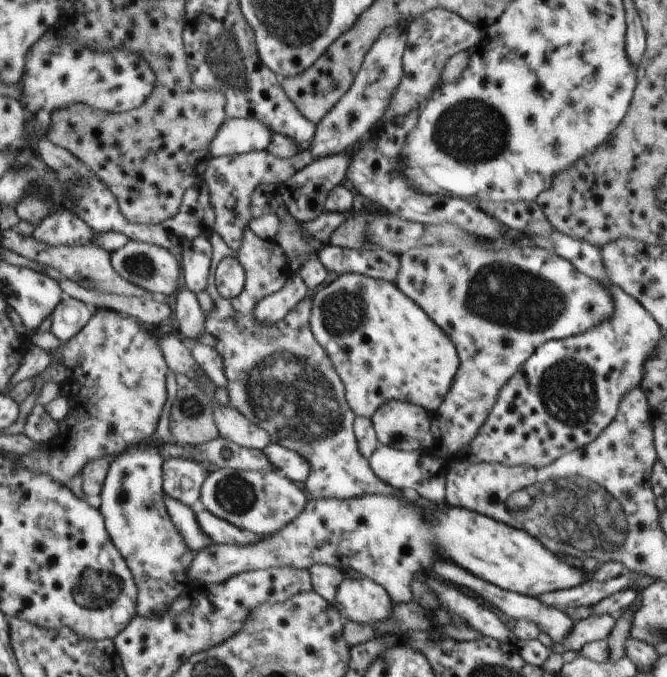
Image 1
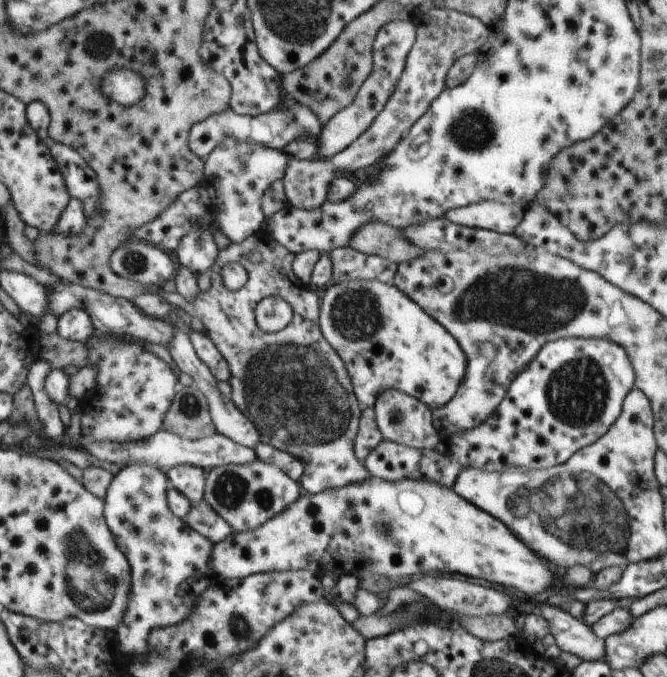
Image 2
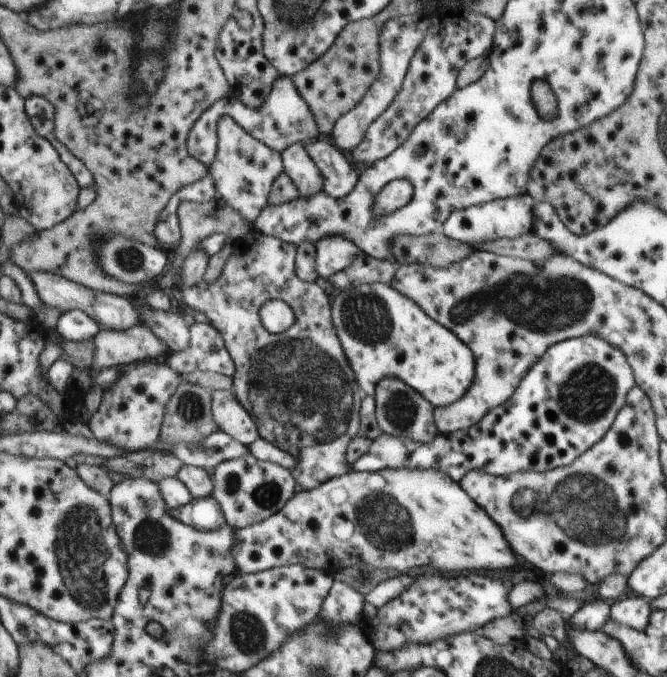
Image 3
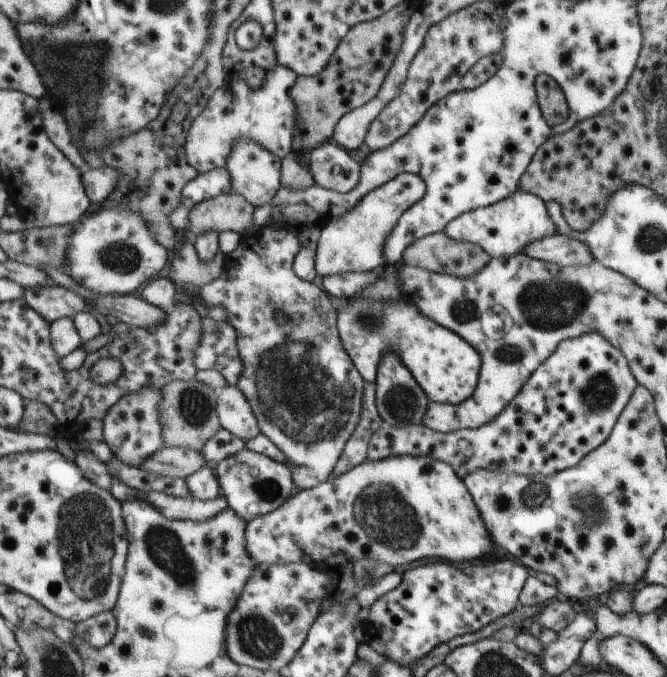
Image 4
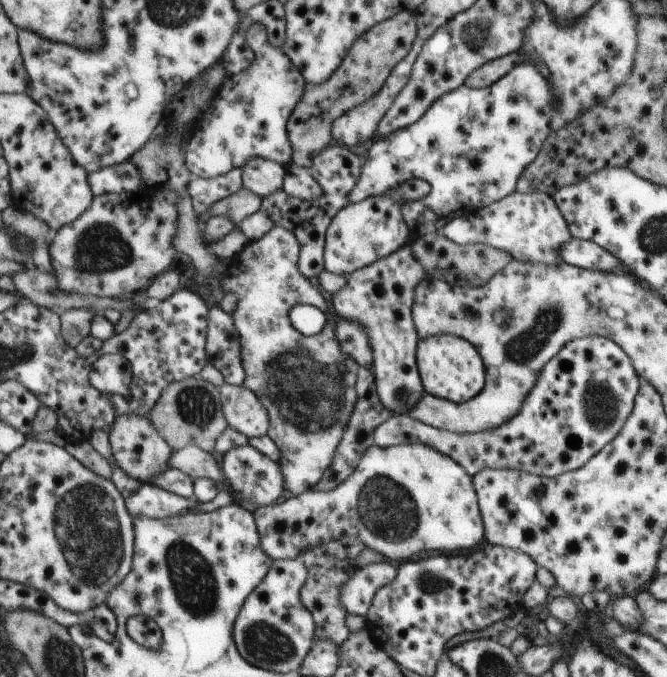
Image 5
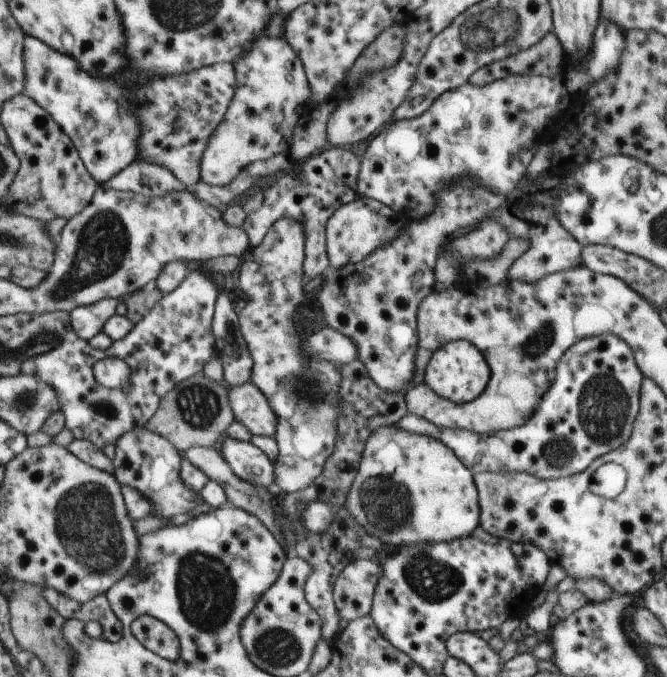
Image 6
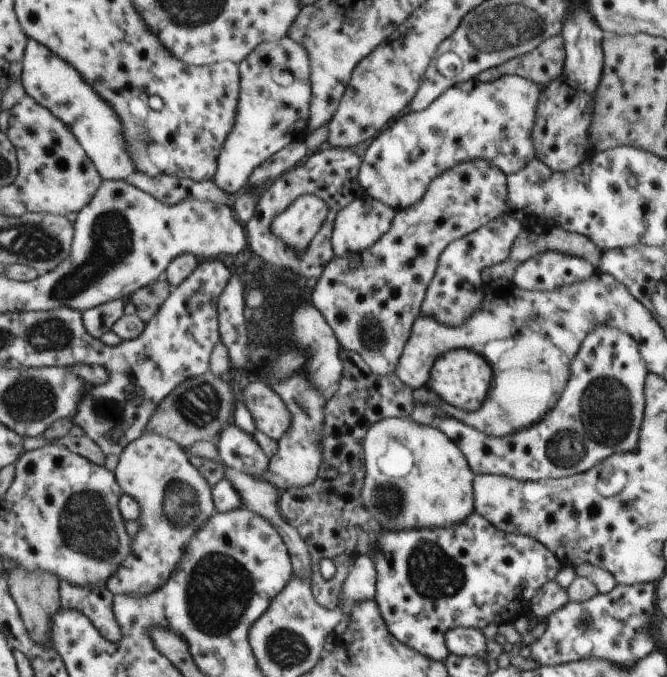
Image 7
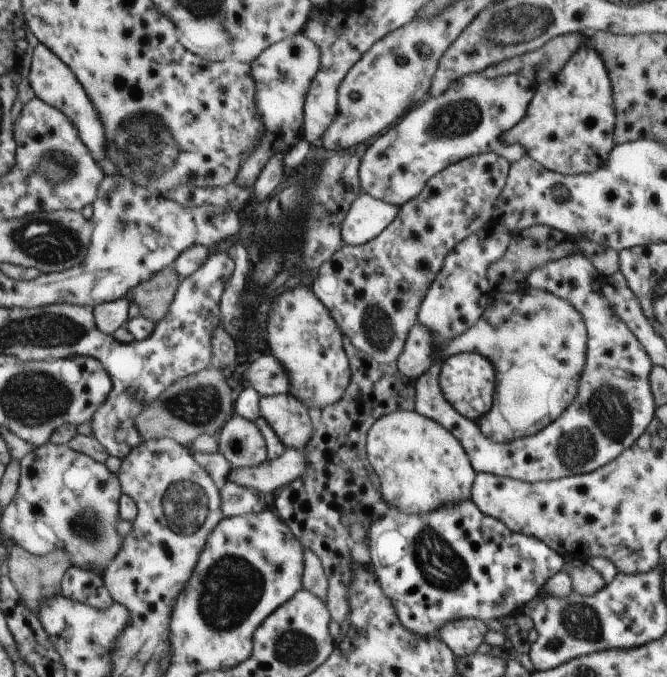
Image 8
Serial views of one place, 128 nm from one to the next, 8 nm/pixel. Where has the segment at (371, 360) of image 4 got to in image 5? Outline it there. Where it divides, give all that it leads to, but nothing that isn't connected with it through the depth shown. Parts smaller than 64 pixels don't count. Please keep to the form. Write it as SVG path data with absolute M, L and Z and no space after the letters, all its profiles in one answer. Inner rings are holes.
M339 319L334 335L335 340L339 341L339 348L343 354L349 356L359 367L370 368L373 355L369 339L357 322ZM437 334L437 336L418 339L417 346L415 346L415 359L425 393L431 396L462 403L479 394L485 384L482 357L479 356L472 343L461 337Z

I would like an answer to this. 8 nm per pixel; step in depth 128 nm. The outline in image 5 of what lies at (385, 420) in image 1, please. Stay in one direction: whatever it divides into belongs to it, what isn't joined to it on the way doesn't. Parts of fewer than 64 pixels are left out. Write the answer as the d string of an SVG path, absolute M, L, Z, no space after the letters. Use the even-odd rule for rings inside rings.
M409 241L389 256L345 274L345 286L331 296L335 314L339 314L341 320L357 322L367 335L373 355L369 369L379 402L391 415L406 414L425 393L415 359L419 338L411 318L413 289L424 276L423 266L419 266L418 259L411 254Z

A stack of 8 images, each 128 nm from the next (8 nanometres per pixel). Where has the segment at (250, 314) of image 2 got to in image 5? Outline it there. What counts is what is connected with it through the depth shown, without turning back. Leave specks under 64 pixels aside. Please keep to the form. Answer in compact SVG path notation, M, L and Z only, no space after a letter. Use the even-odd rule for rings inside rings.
M279 225L270 228L259 240L248 241L243 248L228 258L227 268L221 276L220 285L223 294L236 294L237 306L230 314L239 336L241 366L244 372L242 386L251 390L258 397L259 402L266 408L269 415L269 429L267 435L279 449L279 466L282 466L282 477L289 495L296 495L311 489L319 482L321 474L329 468L333 452L341 440L343 430L350 420L351 410L357 401L355 386L355 364L349 356L343 354L339 348L339 341L335 340L335 322L329 318L331 308L323 300L317 288L305 280L299 272L295 272L297 260L297 240L291 231ZM296 304L311 305L321 310L325 316L325 326L315 336L299 334L289 318L289 310ZM307 346L307 348L305 348ZM289 425L293 426L293 434L289 434ZM291 436L295 442L289 442ZM299 440L299 442L297 442Z

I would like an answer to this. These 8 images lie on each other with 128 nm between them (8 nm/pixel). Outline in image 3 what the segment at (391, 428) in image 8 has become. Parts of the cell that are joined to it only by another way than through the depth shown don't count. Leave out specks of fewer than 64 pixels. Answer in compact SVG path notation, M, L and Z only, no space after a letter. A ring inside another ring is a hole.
M383 468L375 472L351 471L322 482L321 485L316 486L314 489L300 490L283 505L281 510L267 517L265 521L247 525L241 529L234 529L234 554L231 554L231 556L233 556L235 568L239 570L239 574L249 574L265 569L299 564L333 575L336 571L341 570L343 566L349 566L353 562L363 562L363 564L369 564L369 566L379 568L379 570L395 570L395 572L407 572L411 568L423 568L423 566L429 566L438 573L505 572L505 570L516 569L515 566L517 566L515 554L513 554L511 547L507 546L507 539L503 538L503 533L498 523L458 483L449 478L447 474L435 470L435 468Z

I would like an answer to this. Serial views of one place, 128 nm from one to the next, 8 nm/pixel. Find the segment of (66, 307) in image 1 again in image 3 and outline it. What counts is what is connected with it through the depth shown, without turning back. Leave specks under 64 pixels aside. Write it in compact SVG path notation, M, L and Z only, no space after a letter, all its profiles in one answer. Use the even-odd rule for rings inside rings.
M73 309L61 316L55 332L70 341L87 341L94 339L101 329L85 310Z

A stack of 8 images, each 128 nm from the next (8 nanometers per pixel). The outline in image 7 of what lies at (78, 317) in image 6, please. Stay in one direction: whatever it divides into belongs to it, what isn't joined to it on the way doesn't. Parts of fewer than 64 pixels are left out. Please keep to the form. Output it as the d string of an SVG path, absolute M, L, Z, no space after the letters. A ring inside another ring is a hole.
M115 299L103 306L98 306L92 309L83 311L83 320L85 320L85 328L91 336L101 338L107 332L113 331L113 326L117 324L118 320L123 318L125 314L124 299Z

